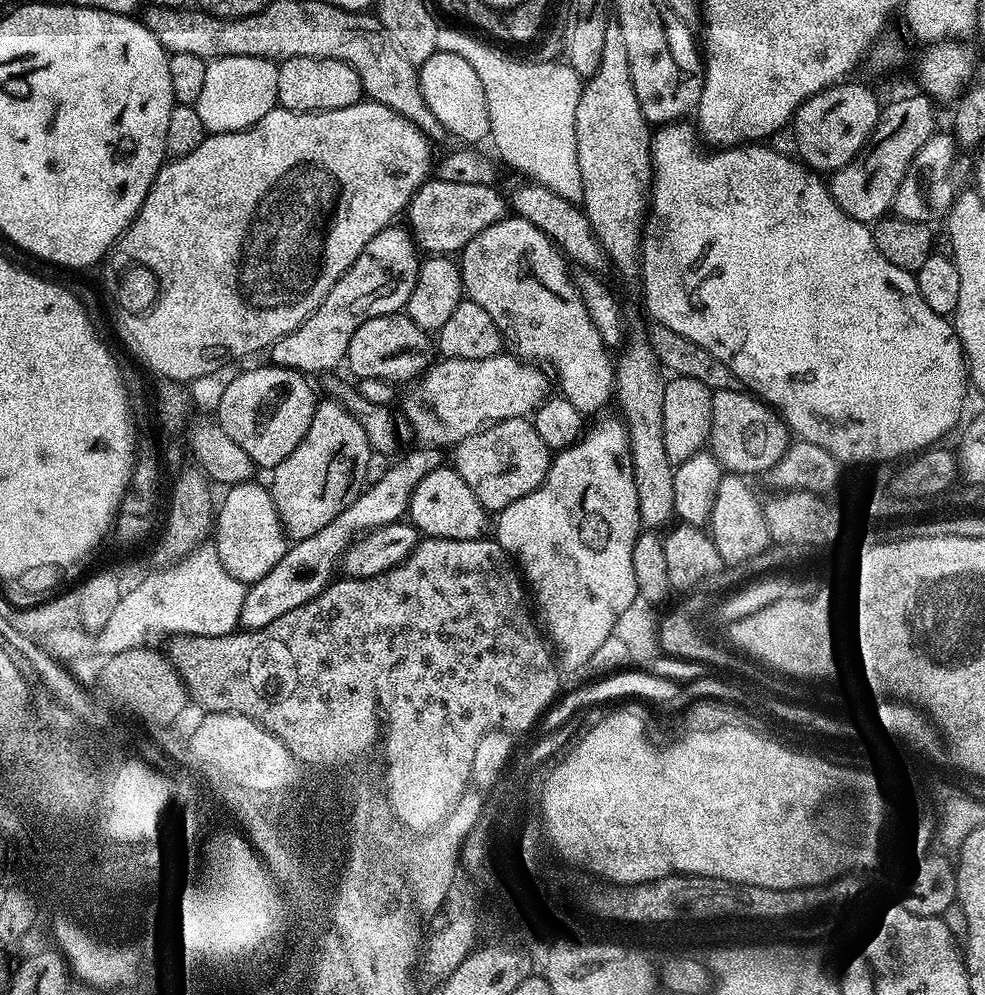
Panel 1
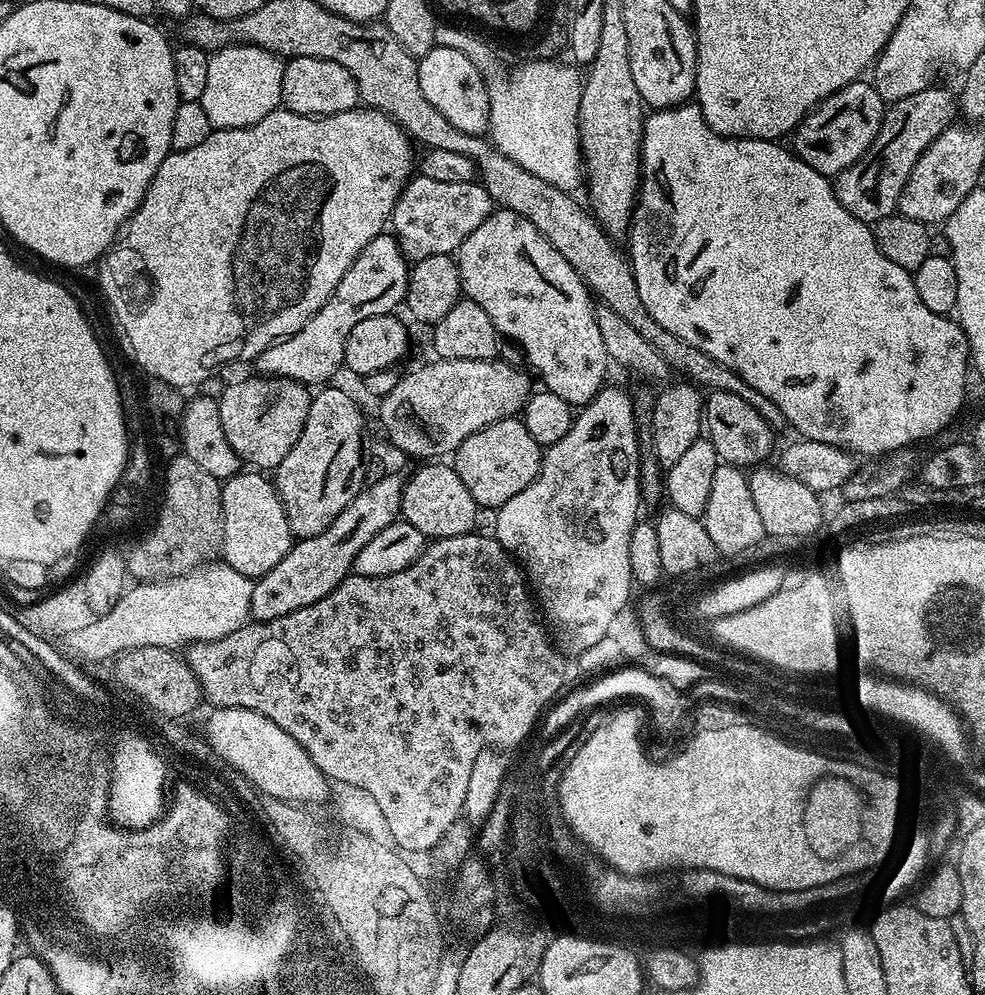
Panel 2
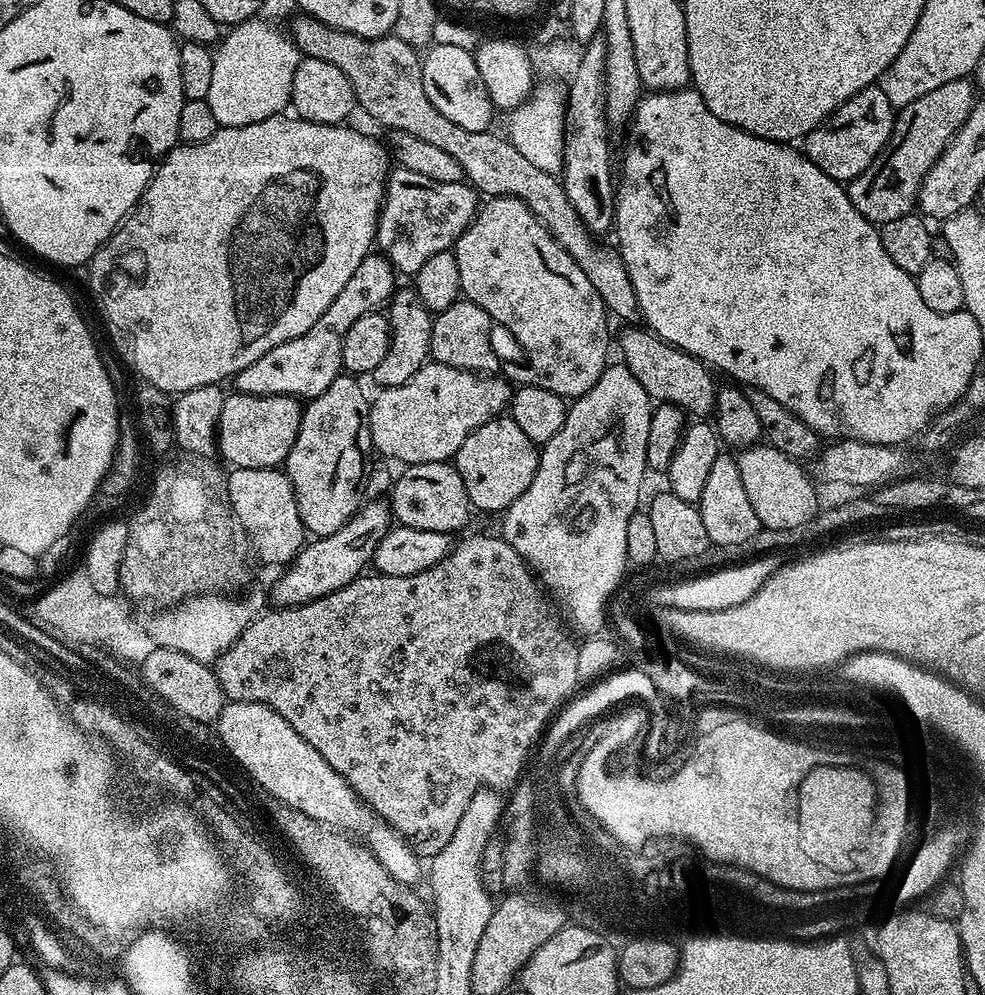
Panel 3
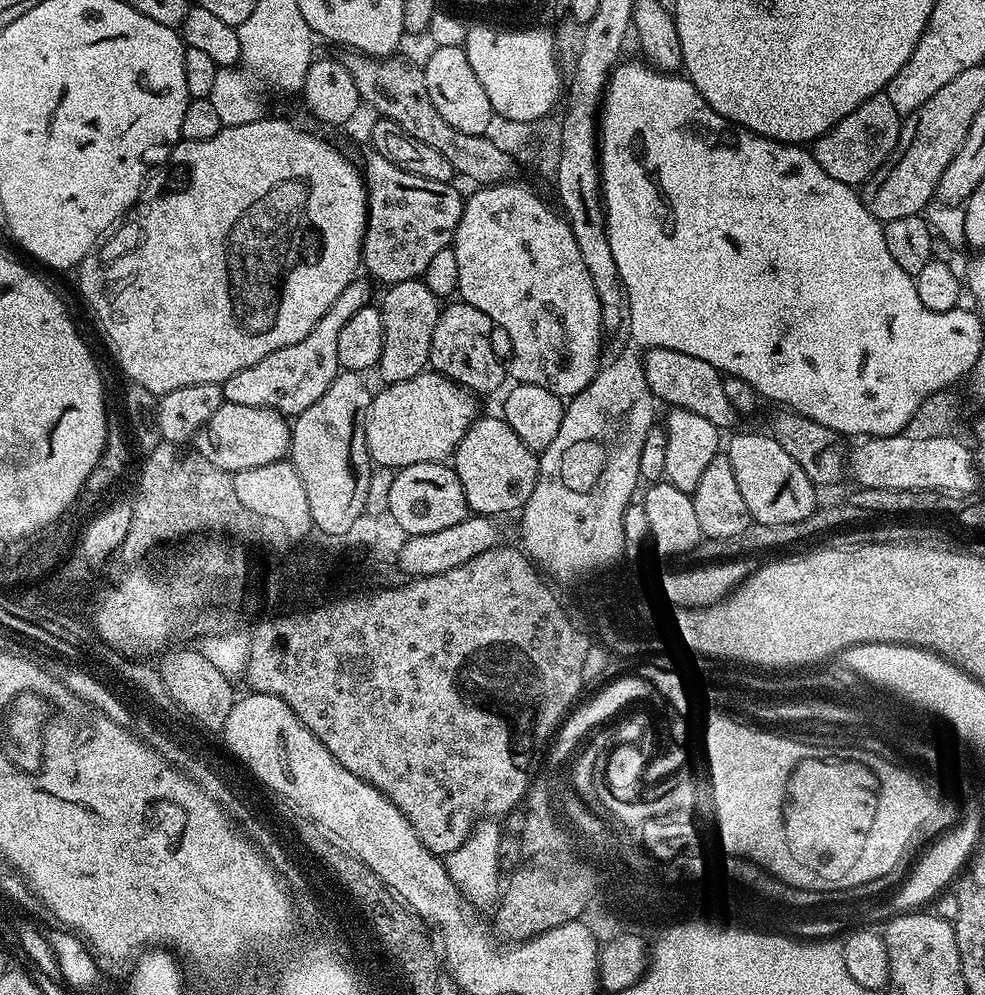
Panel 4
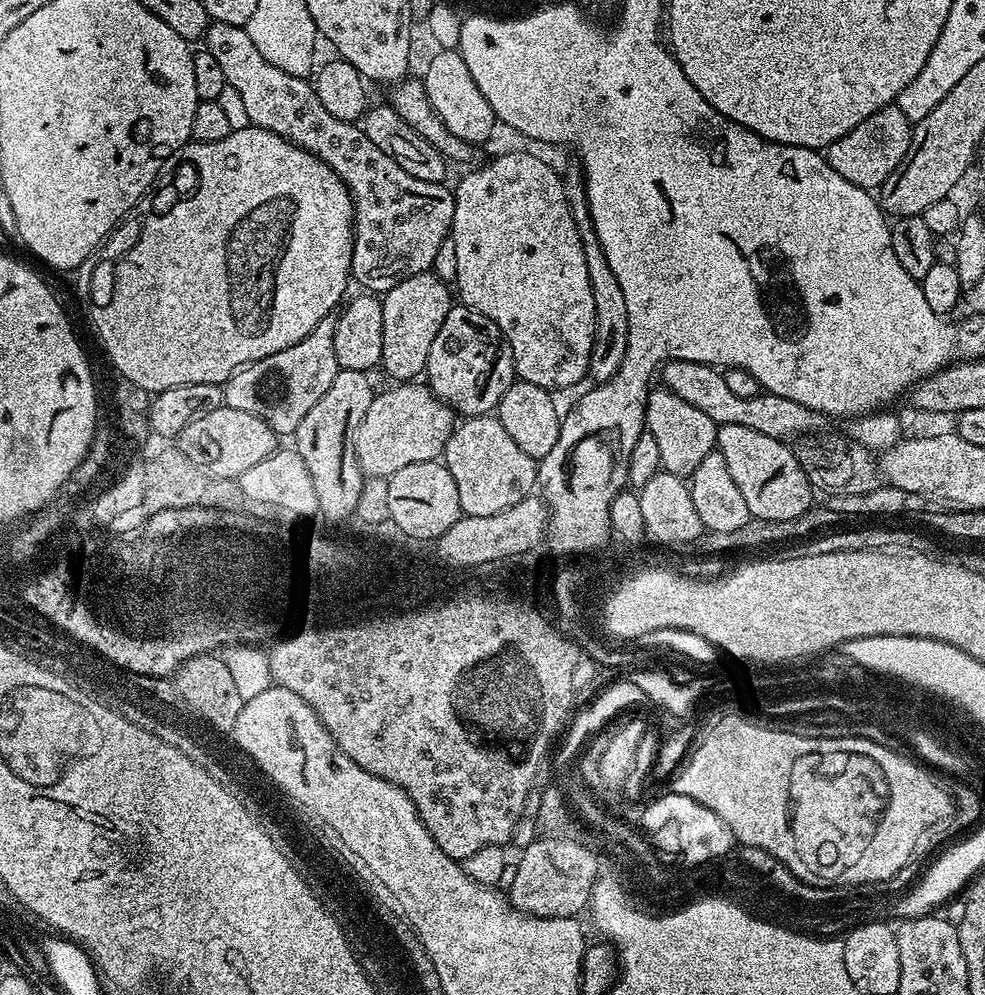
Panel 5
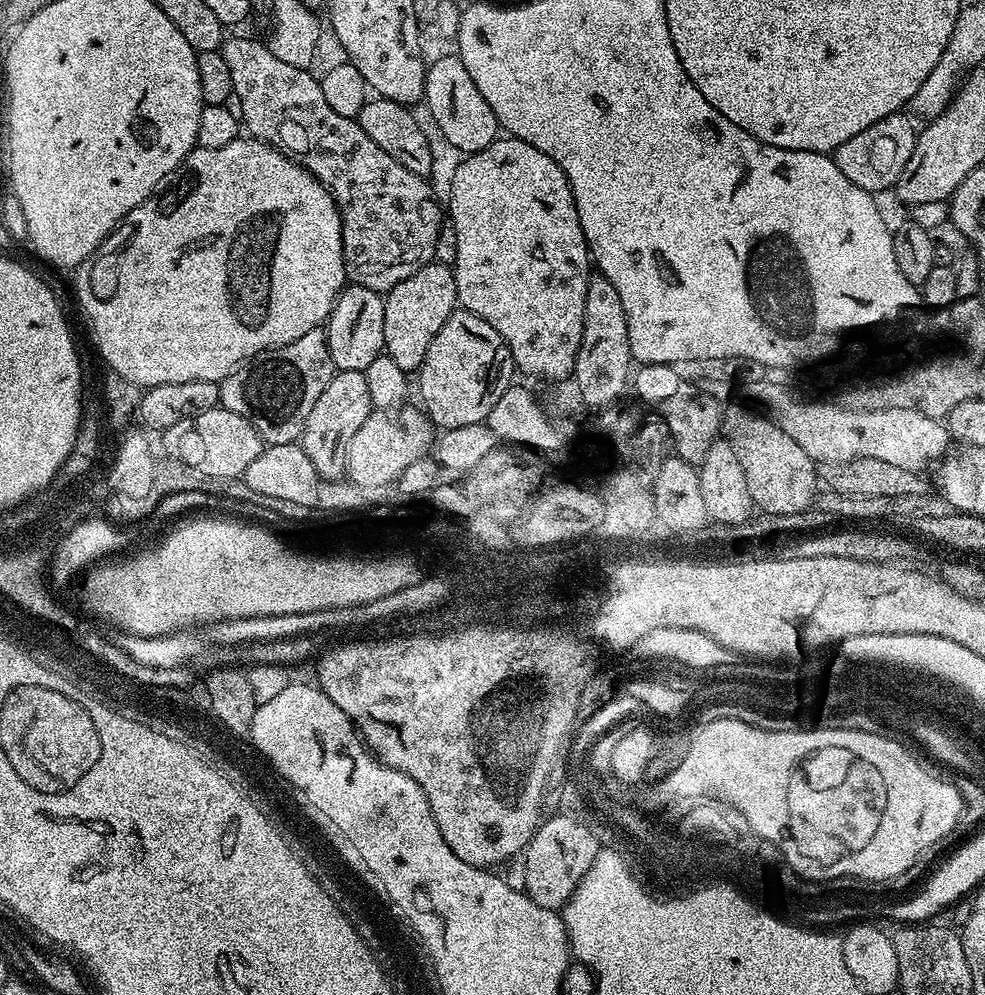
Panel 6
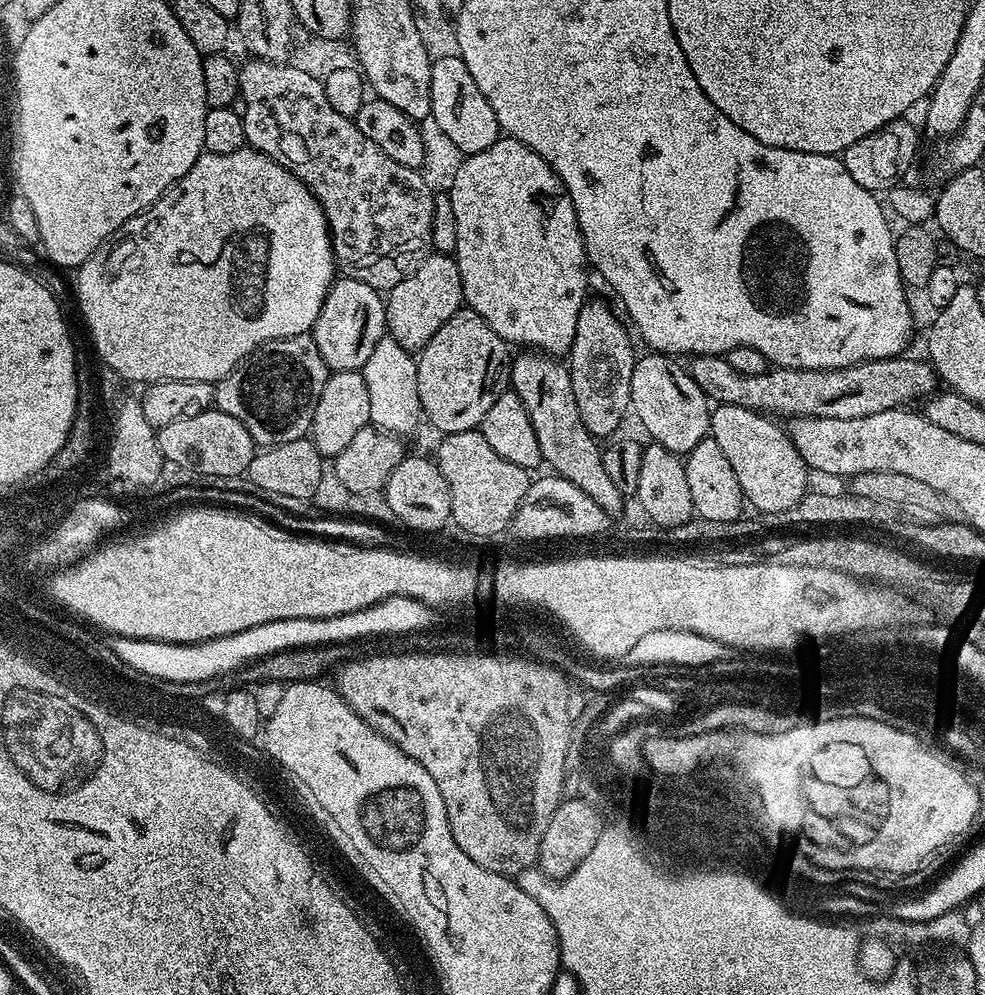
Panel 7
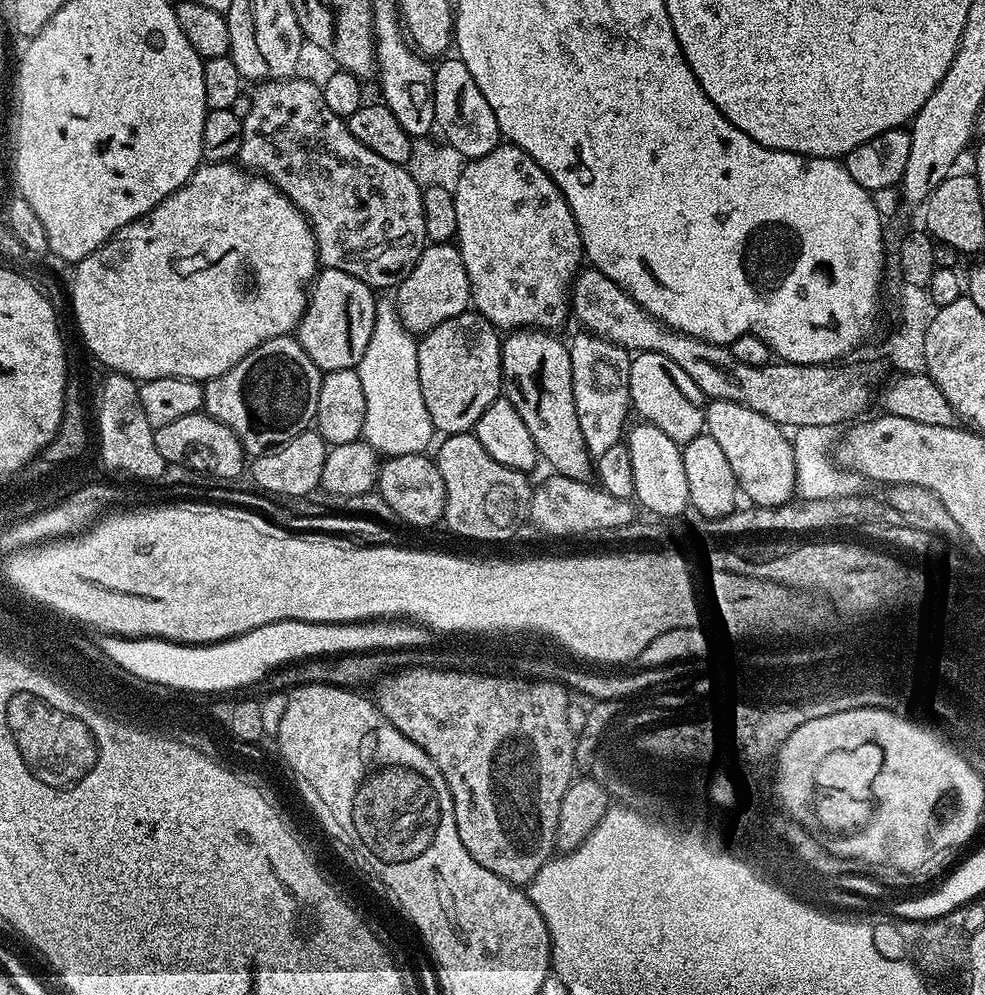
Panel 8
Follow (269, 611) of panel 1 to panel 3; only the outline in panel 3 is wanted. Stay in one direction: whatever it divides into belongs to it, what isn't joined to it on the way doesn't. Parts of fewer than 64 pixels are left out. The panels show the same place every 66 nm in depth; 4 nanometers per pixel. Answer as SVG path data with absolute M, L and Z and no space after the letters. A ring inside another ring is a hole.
M370 500L362 504L359 511L343 524L342 530L309 541L300 549L293 563L287 565L278 582L273 584L270 590L273 605L296 607L308 604L356 580L367 569L366 564L369 565L375 555L373 542L379 541L385 535L391 520L391 509L385 501Z

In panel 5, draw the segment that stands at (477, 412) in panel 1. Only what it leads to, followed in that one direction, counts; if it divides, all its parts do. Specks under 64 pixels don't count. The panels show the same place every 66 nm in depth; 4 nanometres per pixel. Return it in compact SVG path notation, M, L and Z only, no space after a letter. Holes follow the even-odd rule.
M400 382L396 388L377 391L356 431L356 453L365 477L390 477L402 466L440 460L454 427L454 413L420 382Z

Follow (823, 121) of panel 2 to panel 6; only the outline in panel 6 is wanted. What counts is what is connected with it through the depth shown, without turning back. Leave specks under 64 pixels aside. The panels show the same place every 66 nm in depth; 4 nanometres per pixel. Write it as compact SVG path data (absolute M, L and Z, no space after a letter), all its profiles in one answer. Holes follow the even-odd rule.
M898 111L874 122L874 126L866 126L862 134L854 134L854 138L849 138L836 148L834 159L838 170L842 170L842 174L846 174L850 182L854 182L854 186L862 186L862 190L873 194L881 194L880 192L886 191L887 188L889 191L902 174L902 170L906 170L910 154L914 154L918 128L917 125L912 125L912 122L914 120L911 115Z

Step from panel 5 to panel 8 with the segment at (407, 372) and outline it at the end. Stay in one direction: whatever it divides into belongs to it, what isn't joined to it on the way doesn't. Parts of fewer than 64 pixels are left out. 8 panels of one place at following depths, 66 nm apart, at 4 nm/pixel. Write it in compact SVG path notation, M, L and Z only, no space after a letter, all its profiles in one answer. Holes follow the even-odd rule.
M452 242L429 243L418 258L414 270L410 270L410 274L395 289L394 296L398 301L400 315L408 331L413 334L434 330L434 326L446 322L446 318L454 318L469 311L472 303L470 278L466 274L466 262L462 260L459 247Z

